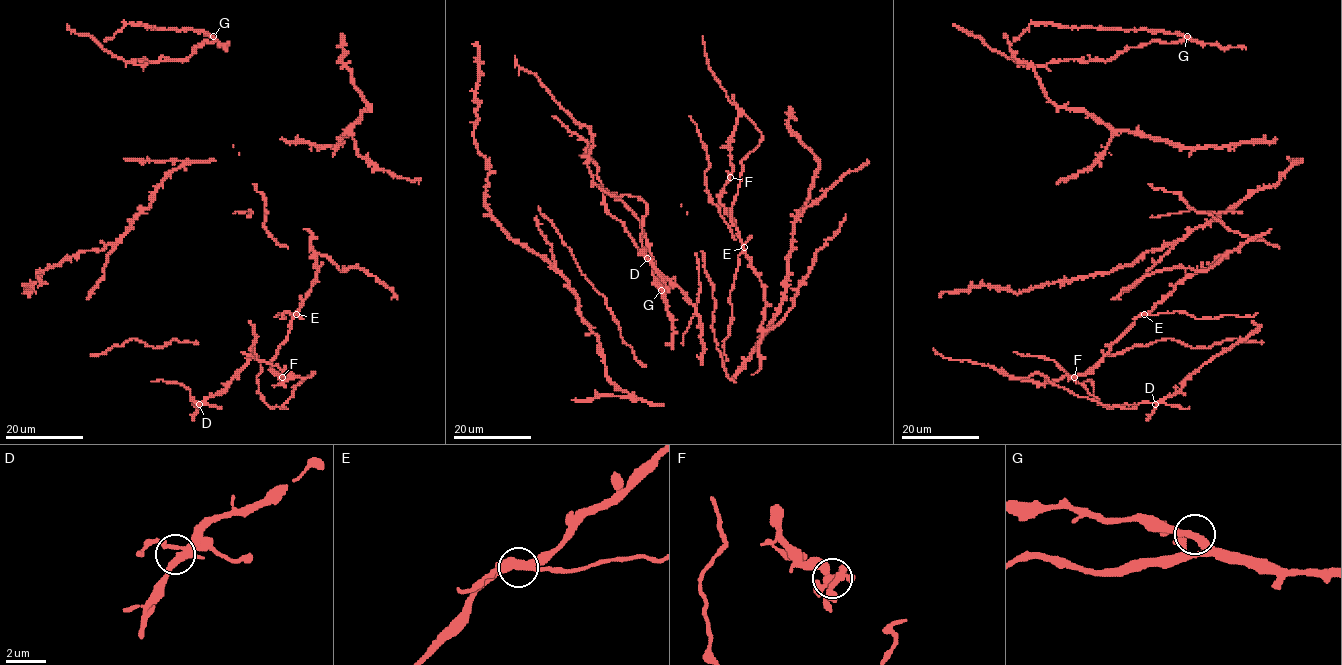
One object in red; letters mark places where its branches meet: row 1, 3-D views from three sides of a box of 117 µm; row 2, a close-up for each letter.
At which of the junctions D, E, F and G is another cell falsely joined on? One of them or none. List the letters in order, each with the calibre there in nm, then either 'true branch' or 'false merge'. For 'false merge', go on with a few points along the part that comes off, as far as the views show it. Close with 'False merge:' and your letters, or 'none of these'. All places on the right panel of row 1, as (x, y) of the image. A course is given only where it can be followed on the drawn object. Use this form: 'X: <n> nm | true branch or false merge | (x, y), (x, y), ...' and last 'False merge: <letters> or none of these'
D: 320 nm | true branch
E: 340 nm | true branch
F: 320 nm | true branch
G: 280 nm | true branch
False merge: none of these

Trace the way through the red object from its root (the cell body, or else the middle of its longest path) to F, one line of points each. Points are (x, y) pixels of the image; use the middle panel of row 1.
F: (744, 252), (735, 221), (720, 202), (724, 186), (730, 177)

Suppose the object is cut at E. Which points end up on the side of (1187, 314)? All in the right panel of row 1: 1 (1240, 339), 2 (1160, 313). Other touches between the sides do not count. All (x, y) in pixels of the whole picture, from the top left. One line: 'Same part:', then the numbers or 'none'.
Same part: 2

